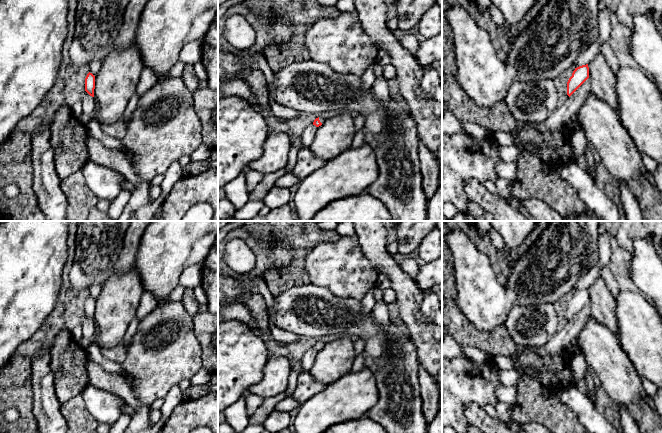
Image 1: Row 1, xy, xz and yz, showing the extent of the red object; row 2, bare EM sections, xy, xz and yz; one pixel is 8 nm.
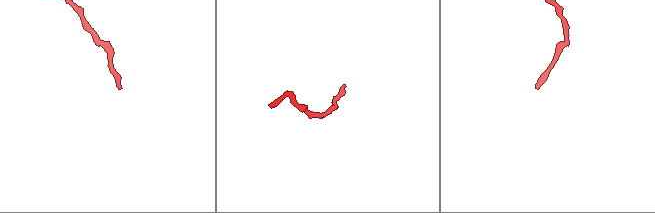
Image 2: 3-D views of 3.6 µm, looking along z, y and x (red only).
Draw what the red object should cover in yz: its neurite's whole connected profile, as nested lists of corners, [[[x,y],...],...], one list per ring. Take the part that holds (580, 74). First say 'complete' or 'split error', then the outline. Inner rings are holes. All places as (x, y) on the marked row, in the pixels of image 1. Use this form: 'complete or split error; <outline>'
complete; [[[588,64],[575,68],[567,82],[567,95],[570,97],[588,78]]]

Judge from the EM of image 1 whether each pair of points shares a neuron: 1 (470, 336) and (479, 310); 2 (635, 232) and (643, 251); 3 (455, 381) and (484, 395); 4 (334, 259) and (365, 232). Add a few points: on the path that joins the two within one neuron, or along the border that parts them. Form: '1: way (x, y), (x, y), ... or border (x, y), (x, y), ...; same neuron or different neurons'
1: border (459, 307), (476, 329), (491, 332), (496, 328); different neurons
2: border (651, 238), (635, 239), (633, 254), (630, 257); different neurons
3: way (462, 382), (471, 382), (477, 388); same neuron
4: border (356, 236), (362, 253), (368, 259); different neurons

